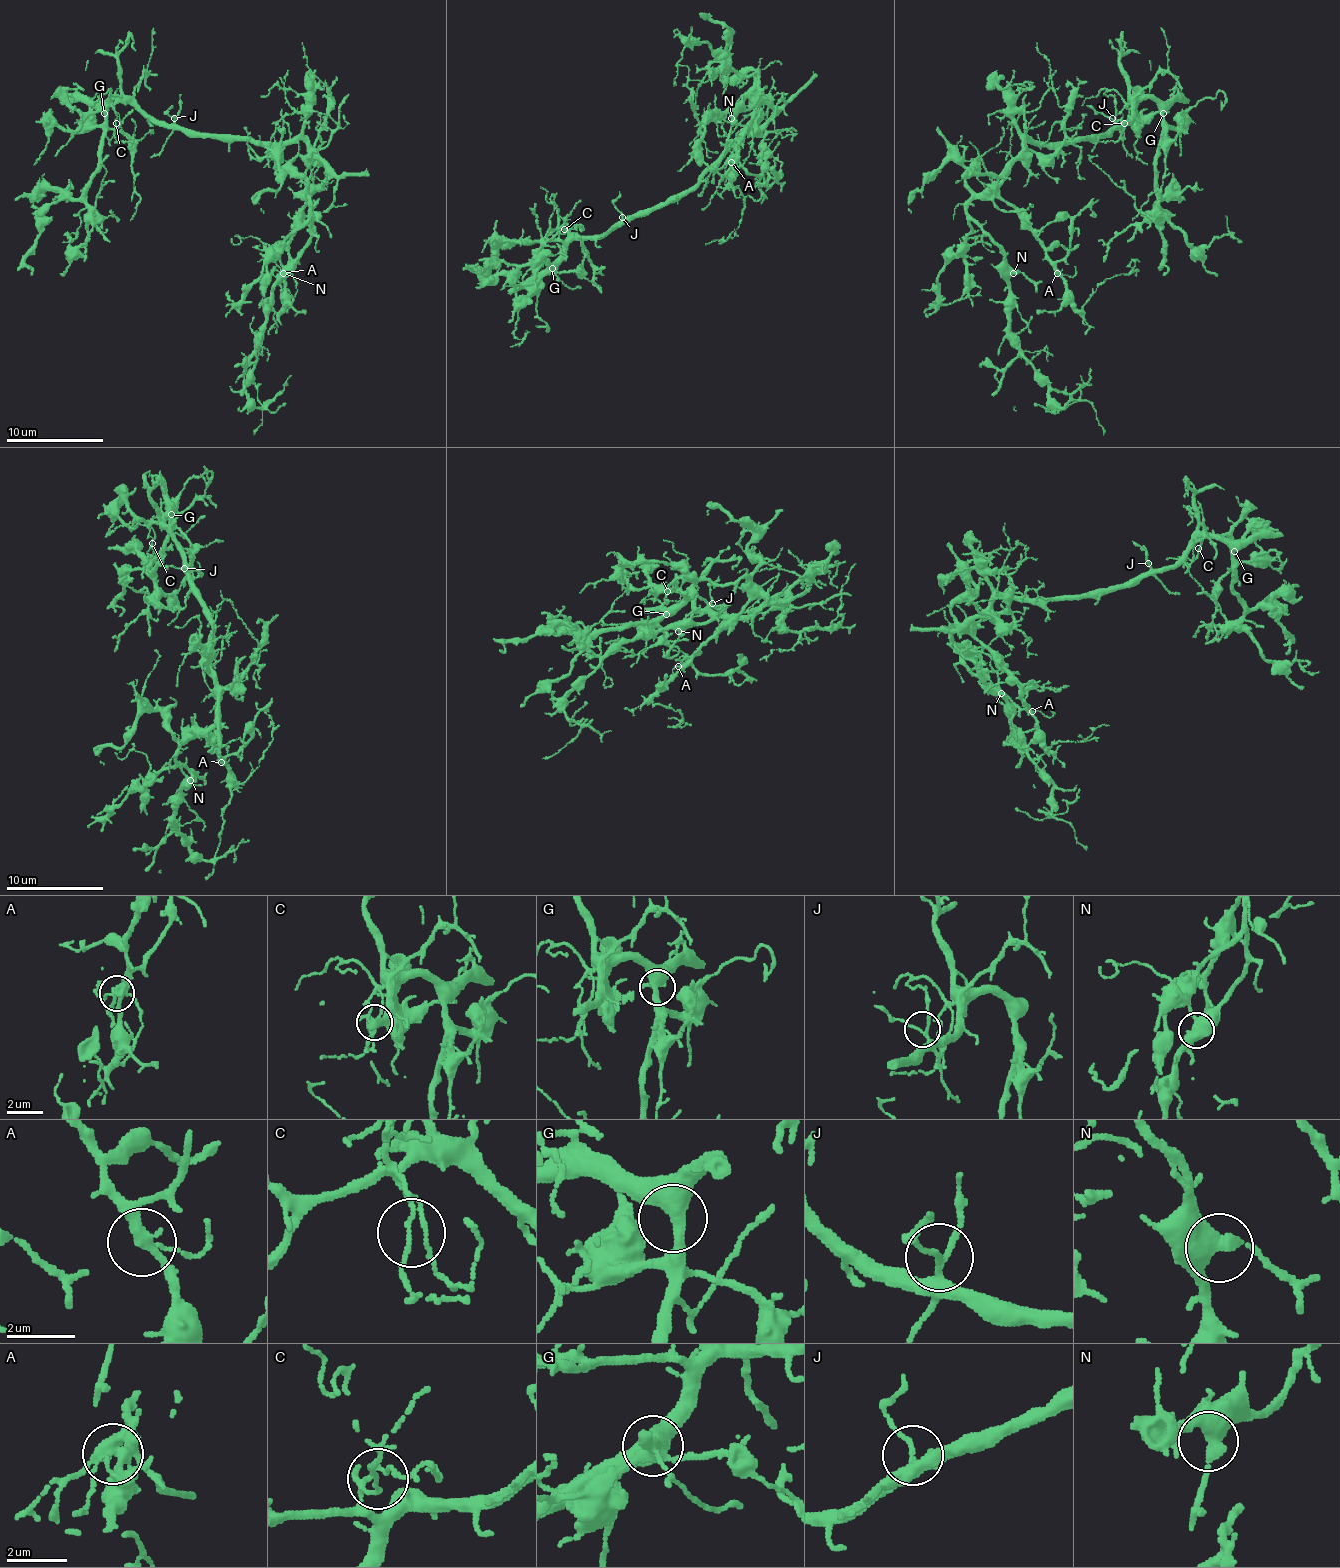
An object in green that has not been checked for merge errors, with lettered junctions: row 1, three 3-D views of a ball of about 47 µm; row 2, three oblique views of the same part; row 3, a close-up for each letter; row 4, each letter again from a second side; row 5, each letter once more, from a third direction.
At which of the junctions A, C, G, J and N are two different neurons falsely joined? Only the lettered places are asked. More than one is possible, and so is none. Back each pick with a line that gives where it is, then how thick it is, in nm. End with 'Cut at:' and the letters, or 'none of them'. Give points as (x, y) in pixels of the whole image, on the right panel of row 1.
Cut at: none of them

